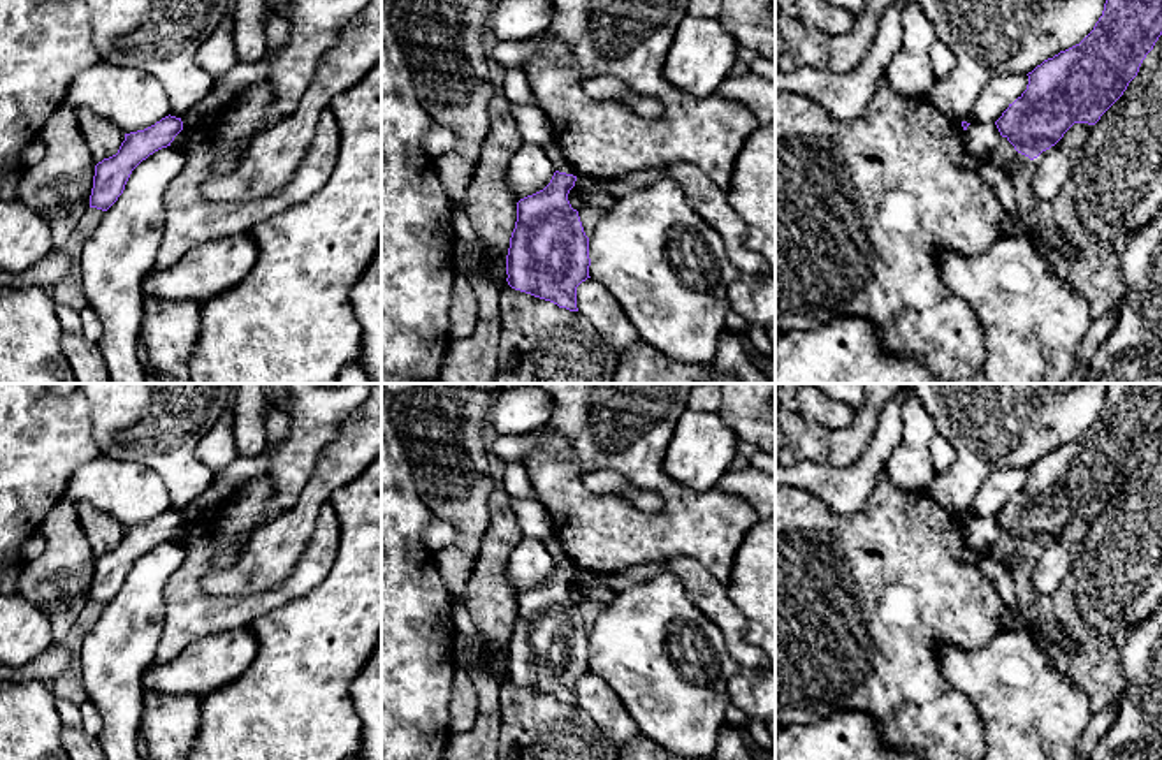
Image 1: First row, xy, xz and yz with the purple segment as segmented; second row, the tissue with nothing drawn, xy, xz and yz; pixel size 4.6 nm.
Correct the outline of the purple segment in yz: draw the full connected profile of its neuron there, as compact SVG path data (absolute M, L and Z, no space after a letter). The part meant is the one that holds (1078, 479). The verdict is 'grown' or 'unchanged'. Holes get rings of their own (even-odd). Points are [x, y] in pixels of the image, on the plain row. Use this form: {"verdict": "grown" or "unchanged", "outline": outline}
{"verdict": "unchanged", "outline": "M1108 384L1093 424L1027 468L1027 484L995 515L1000 530L1034 554L1074 517L1095 519L1160 429L1162 384Z"}

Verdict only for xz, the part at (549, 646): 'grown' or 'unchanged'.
unchanged

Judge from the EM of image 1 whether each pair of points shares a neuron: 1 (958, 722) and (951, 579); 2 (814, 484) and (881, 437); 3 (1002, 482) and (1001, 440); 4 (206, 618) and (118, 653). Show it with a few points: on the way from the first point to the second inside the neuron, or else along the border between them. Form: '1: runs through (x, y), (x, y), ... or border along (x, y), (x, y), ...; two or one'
1: runs through (925, 686), (925, 614); one
2: runs through (834, 482), (848, 482), (874, 456); one
3: border along (1025, 467), (995, 470), (973, 498); two
4: border along (166, 595), (166, 625), (152, 662); two

